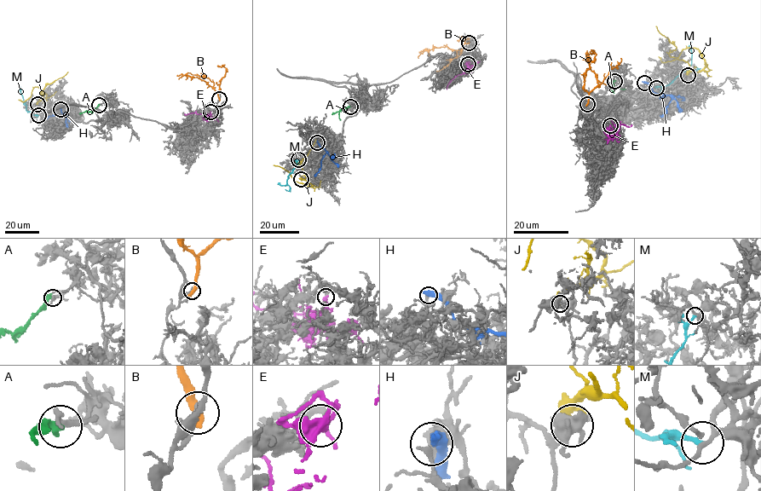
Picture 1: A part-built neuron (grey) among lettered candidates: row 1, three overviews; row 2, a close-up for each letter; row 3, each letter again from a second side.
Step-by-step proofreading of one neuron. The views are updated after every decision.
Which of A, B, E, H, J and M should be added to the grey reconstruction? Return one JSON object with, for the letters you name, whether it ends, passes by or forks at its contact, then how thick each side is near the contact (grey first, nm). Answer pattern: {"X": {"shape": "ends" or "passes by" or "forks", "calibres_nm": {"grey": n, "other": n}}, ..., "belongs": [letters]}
{"E": {"shape": "passes by", "calibres_nm": {"grey": 190, "other": 220}}, "belongs": ["E"]}

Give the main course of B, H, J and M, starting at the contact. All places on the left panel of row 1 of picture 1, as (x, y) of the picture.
B: (219, 99), (204, 80), (177, 75)
H: (60, 110), (65, 115), (63, 117), (50, 115), (47, 118)
J: (37, 104), (44, 100), (46, 95), (37, 87), (33, 88), (30, 96), (24, 101), (18, 100)
M: (38, 115), (25, 109), (20, 86)

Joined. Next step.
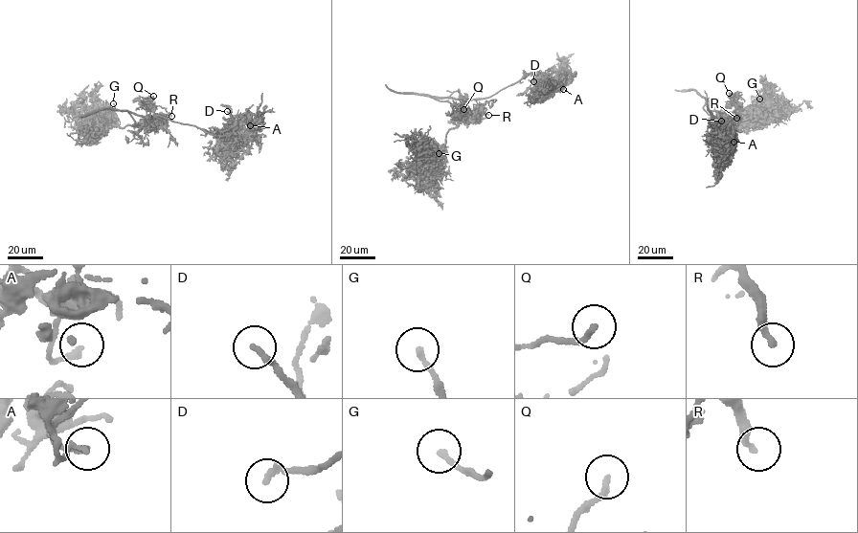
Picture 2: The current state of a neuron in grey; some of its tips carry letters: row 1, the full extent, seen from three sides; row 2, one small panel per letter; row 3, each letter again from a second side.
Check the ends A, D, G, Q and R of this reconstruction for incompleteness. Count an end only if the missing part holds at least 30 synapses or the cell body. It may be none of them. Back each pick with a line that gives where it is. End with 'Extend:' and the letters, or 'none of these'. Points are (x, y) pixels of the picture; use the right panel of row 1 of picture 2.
Q: (729, 93)
Extend: Q

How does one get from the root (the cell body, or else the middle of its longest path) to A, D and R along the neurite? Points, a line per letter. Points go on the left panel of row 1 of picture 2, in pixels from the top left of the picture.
A: (153, 116), (160, 115), (221, 136), (230, 135), (236, 128), (240, 129), (242, 118), (250, 125)
D: (153, 116), (160, 115), (193, 125), (214, 135), (230, 135), (236, 124), (227, 111)
R: (153, 116), (162, 121), (159, 127), (156, 124), (157, 117), (169, 113), (171, 116)

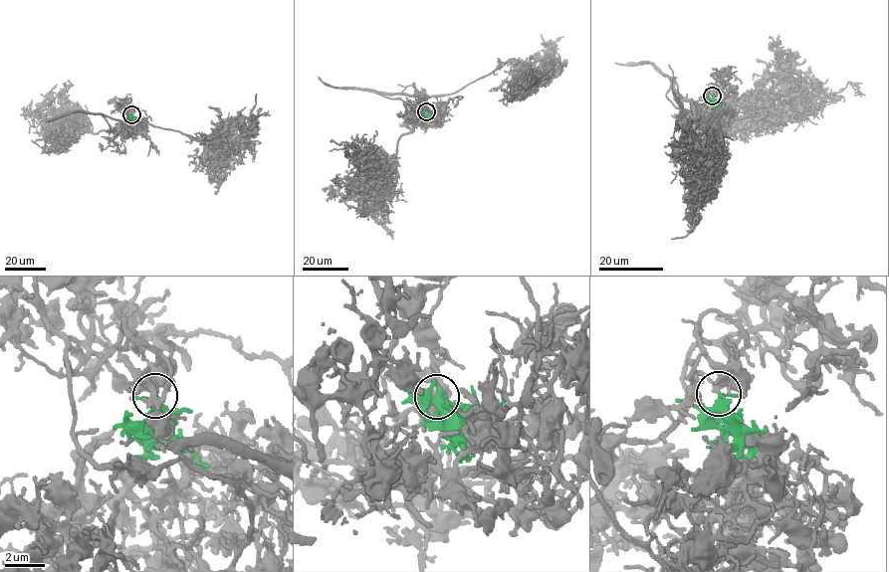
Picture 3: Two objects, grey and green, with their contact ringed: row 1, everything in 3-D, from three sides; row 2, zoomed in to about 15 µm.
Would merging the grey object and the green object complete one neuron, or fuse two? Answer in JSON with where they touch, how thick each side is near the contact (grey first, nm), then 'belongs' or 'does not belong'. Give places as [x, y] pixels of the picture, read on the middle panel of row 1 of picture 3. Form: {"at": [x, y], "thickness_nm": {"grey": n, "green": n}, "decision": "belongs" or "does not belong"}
{"at": [426, 111], "thickness_nm": {"grey": 130, "green": 220}, "decision": "belongs"}

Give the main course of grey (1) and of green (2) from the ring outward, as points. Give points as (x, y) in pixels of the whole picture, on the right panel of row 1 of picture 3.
1: (712, 95), (681, 108), (774, 110), (797, 91), (788, 71), (790, 95)
2: (712, 95), (716, 106), (712, 109)

